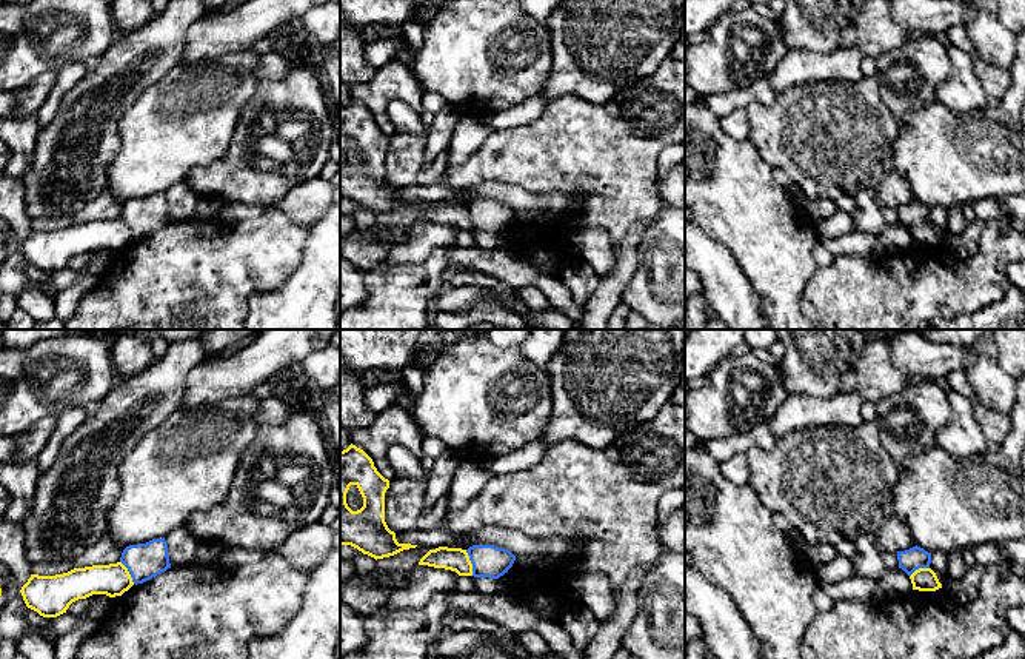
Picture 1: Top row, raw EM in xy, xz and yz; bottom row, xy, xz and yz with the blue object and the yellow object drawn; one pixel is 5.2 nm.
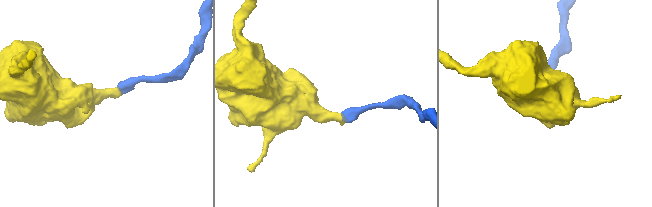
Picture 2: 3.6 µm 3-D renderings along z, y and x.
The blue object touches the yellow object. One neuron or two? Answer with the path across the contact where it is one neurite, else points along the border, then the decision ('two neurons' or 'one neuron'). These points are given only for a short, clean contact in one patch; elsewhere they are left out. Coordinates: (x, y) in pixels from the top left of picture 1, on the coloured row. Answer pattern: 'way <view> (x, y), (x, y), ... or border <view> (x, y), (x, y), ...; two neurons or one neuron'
border xz (465, 550), (473, 575); two neurons

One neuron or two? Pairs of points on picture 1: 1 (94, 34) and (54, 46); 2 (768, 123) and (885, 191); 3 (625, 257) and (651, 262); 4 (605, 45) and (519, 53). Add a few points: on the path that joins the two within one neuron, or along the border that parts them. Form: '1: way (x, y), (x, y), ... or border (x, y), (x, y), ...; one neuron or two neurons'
1: way (85, 37), (70, 39), (63, 43); one neuron
2: border (893, 168), (874, 188); two neurons
3: border (650, 225), (641, 242), (641, 264), (624, 293); two neurons
4: border (544, 25), (551, 53), (551, 71), (545, 85); two neurons

